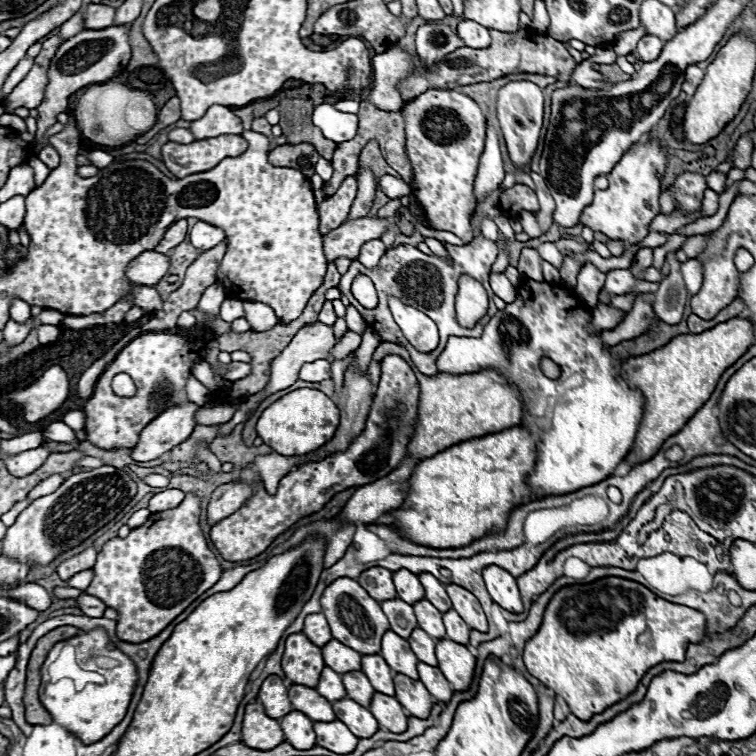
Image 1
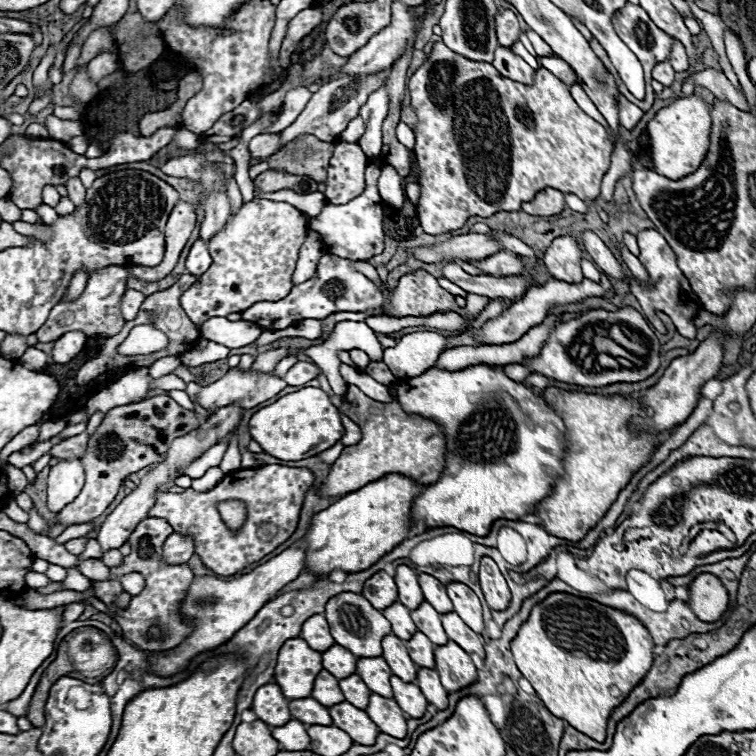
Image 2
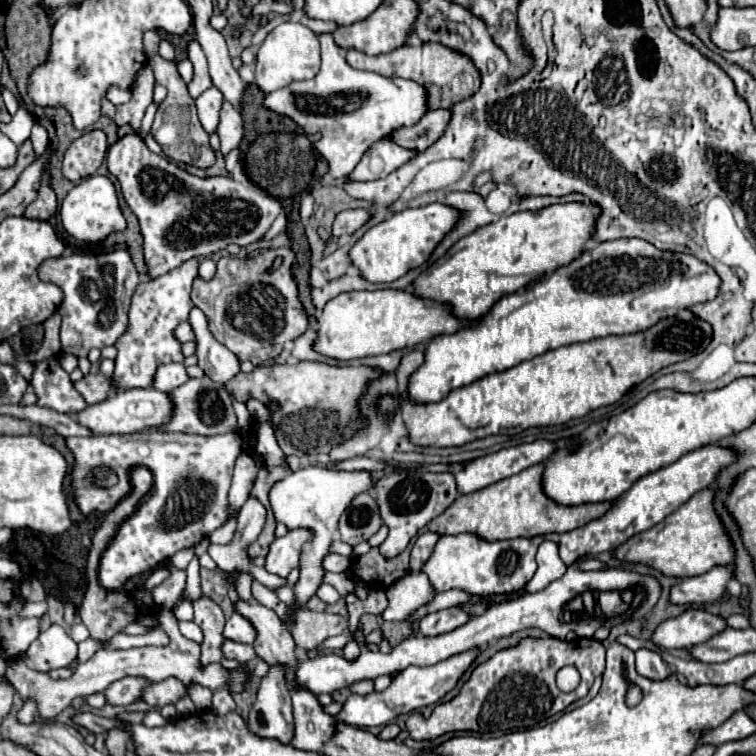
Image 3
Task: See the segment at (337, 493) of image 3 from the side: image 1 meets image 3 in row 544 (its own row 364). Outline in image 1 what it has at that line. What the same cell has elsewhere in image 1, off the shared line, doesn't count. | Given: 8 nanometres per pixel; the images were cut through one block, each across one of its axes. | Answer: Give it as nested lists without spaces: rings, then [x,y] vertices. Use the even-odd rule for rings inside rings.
[[[316,360],[310,364],[304,364],[300,370],[300,380],[306,382],[322,382],[330,378],[330,362],[328,360]]]

